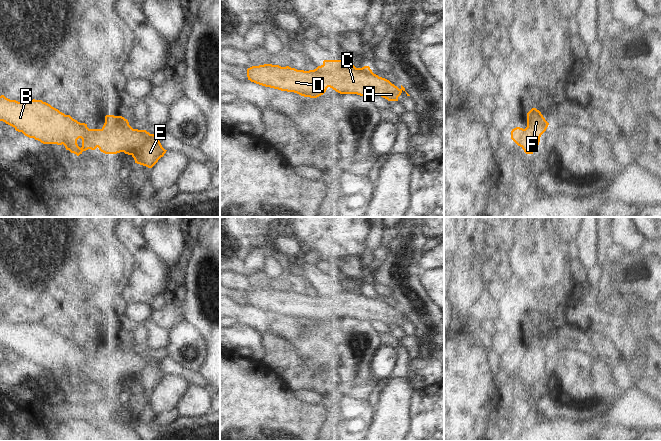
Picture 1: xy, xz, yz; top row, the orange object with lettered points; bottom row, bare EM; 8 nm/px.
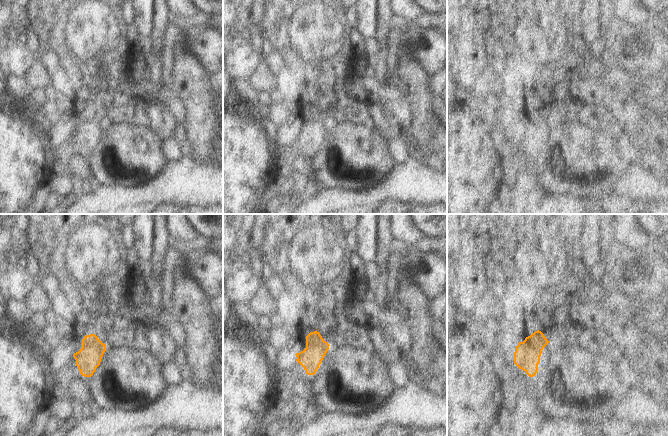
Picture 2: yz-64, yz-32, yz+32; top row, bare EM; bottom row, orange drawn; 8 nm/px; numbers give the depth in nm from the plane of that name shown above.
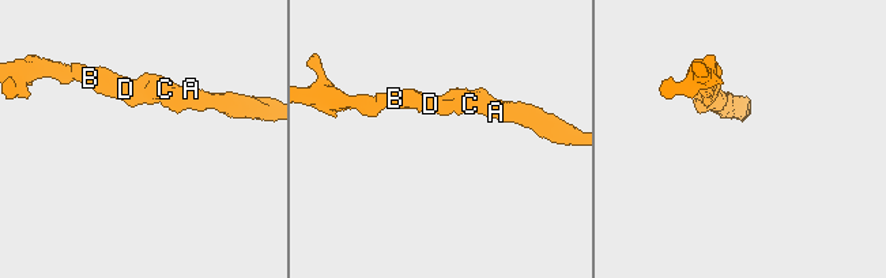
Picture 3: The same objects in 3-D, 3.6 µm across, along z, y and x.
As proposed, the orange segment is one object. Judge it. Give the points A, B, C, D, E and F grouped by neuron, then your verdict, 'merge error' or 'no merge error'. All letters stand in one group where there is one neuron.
A B C D E F; no merge error

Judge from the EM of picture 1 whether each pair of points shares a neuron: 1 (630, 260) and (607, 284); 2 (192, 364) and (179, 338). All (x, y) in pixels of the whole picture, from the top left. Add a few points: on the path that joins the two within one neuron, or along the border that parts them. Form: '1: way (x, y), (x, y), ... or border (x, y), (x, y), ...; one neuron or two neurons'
1: way (625, 266), (613, 278); one neuron
2: way (191, 358), (191, 350), (185, 344); one neuron

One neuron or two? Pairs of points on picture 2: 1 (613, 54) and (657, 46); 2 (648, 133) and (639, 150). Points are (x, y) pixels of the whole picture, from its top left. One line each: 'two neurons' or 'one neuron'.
1: one neuron
2: one neuron

